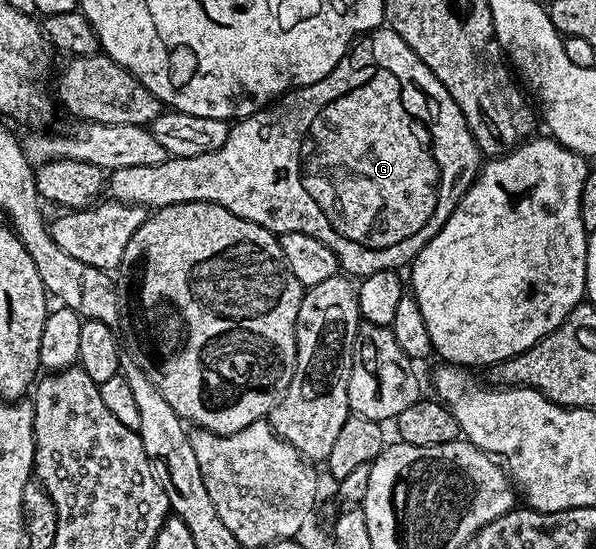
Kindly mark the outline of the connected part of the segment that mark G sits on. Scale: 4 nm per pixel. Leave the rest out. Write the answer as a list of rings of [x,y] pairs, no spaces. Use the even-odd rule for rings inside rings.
[[[383,26],[363,35],[347,52],[346,57],[327,76],[320,78],[320,82],[312,82],[303,88],[283,92],[277,100],[267,104],[256,114],[237,121],[231,127],[228,138],[224,146],[220,146],[220,150],[195,156],[176,156],[152,166],[113,169],[108,176],[108,196],[109,199],[118,200],[122,204],[139,204],[141,208],[147,210],[157,210],[180,202],[212,202],[224,206],[224,210],[232,210],[232,214],[248,222],[264,226],[275,234],[283,232],[312,234],[312,238],[320,238],[320,242],[324,242],[324,246],[328,246],[332,254],[336,254],[343,273],[361,278],[368,274],[376,274],[376,270],[389,268],[398,270],[401,269],[401,264],[409,265],[413,261],[418,251],[444,226],[444,222],[448,222],[452,210],[456,210],[460,198],[478,176],[484,163],[484,155],[482,156],[478,148],[481,148],[479,141],[475,140],[462,108],[456,106],[452,94],[448,94],[440,78],[436,78],[436,74],[432,74],[432,70],[428,70],[428,66],[420,62],[412,46],[408,46],[404,38],[400,38],[400,34],[393,32],[389,26]]]

